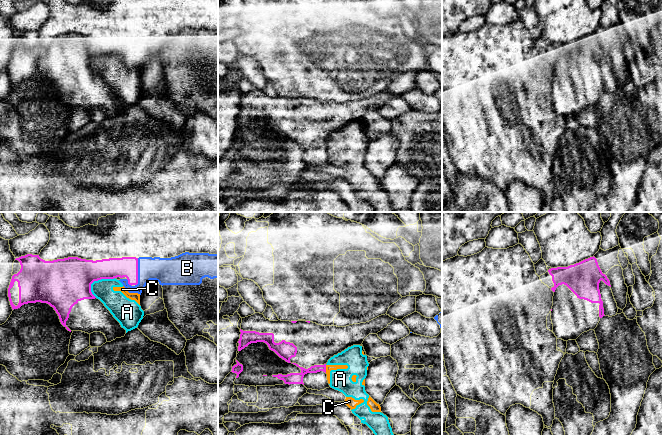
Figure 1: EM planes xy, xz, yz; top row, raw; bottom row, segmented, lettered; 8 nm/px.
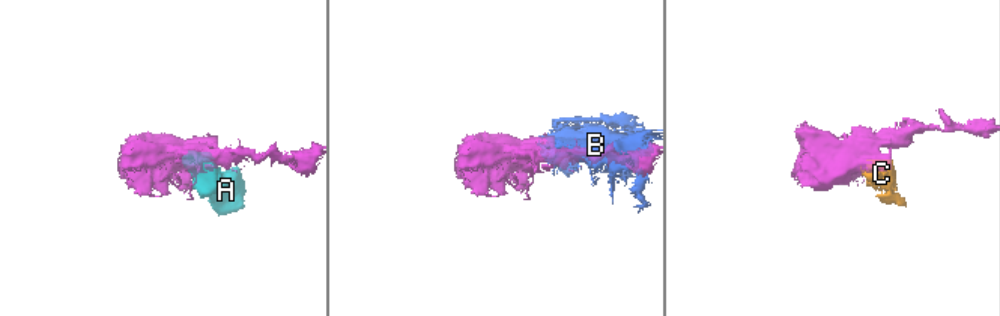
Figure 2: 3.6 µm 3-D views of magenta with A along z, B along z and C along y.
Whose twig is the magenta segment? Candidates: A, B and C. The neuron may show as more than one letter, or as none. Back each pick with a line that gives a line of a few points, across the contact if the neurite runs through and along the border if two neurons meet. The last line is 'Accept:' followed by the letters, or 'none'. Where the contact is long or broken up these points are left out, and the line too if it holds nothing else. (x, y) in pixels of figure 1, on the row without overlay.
Accept: none

